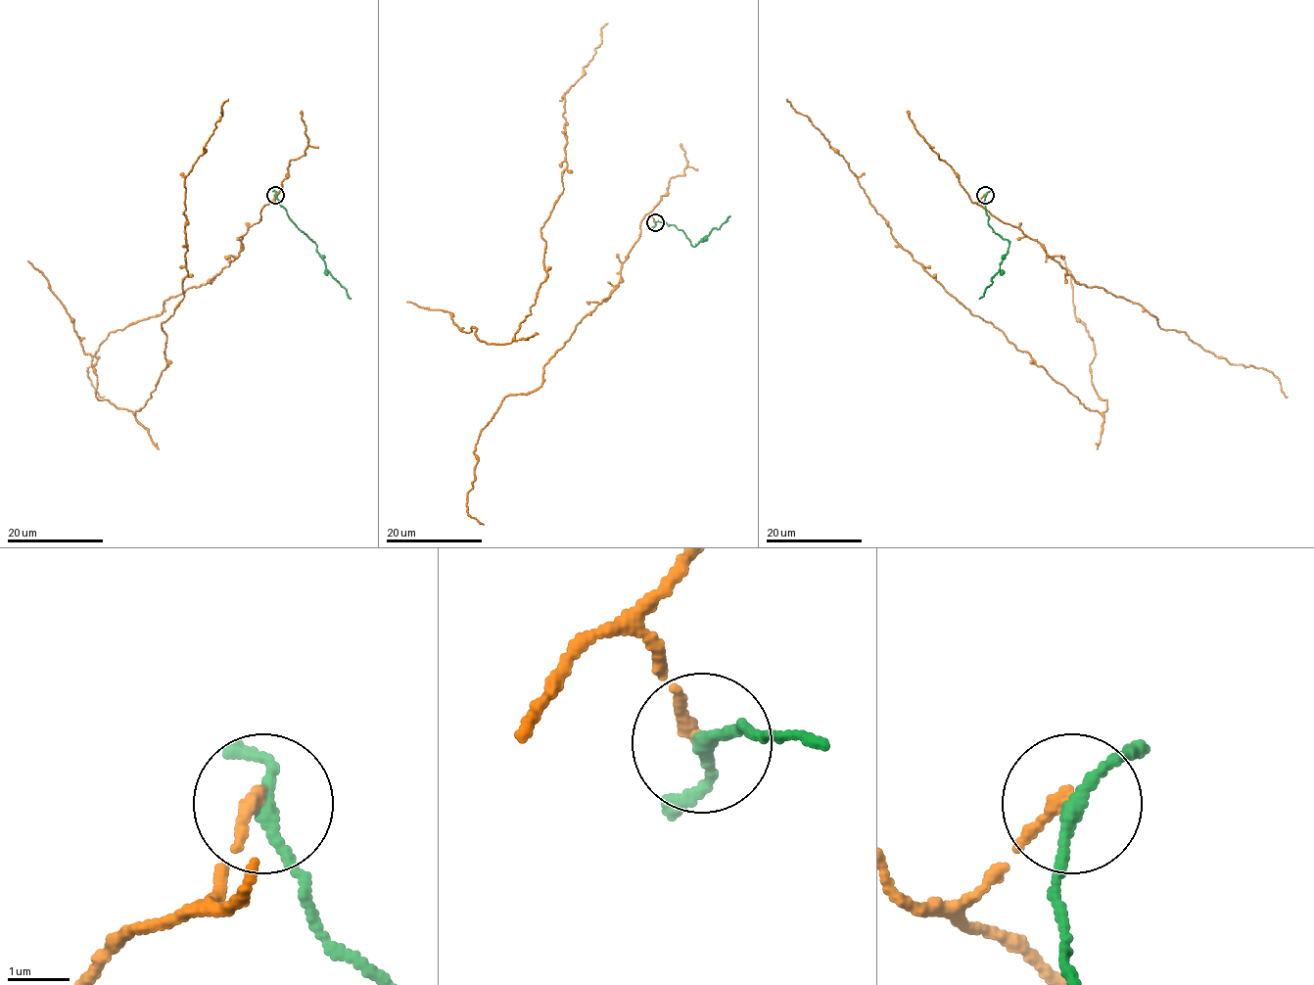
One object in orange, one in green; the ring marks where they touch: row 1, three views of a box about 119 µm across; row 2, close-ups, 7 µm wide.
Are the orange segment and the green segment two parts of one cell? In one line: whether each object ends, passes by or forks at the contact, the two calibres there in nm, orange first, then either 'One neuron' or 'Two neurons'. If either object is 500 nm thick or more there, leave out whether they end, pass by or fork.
At the ring orange ends. At the ring green passes by. Thickness 200 nm (orange) against 200 nm. Two neurons

